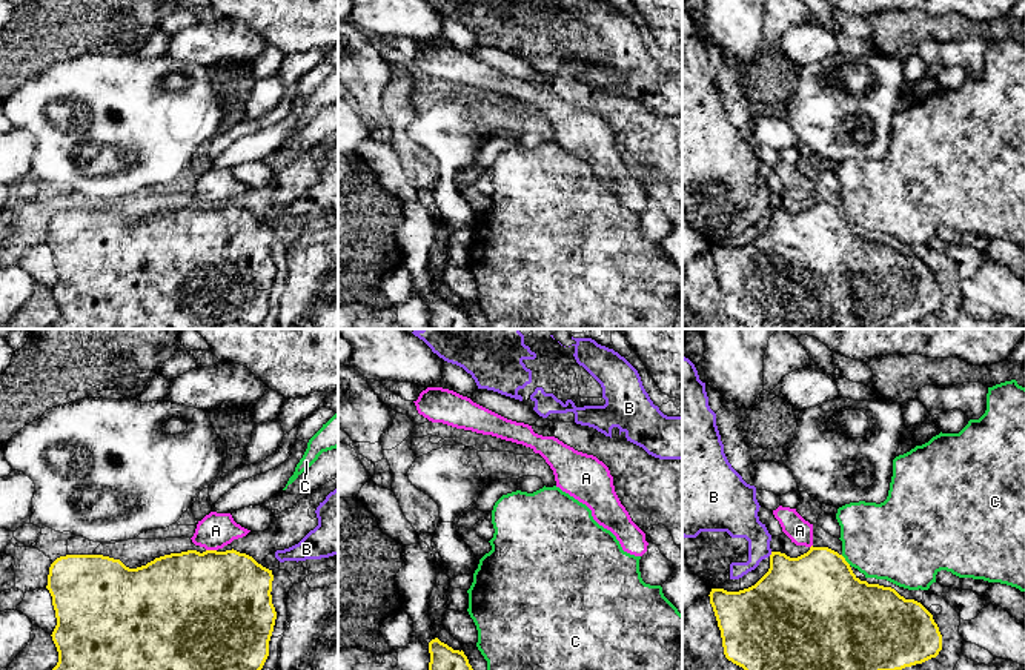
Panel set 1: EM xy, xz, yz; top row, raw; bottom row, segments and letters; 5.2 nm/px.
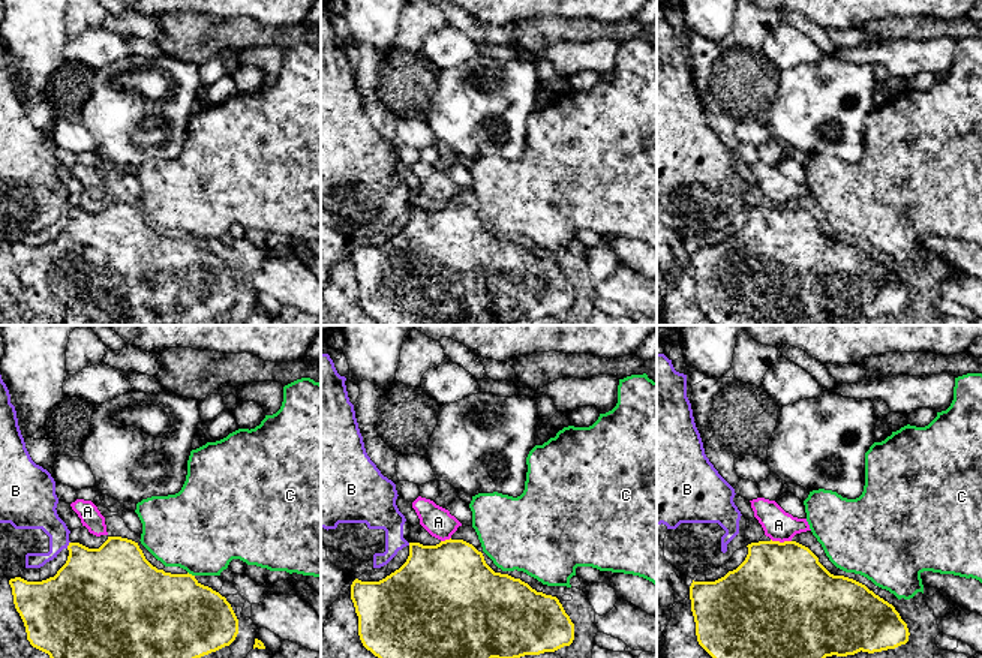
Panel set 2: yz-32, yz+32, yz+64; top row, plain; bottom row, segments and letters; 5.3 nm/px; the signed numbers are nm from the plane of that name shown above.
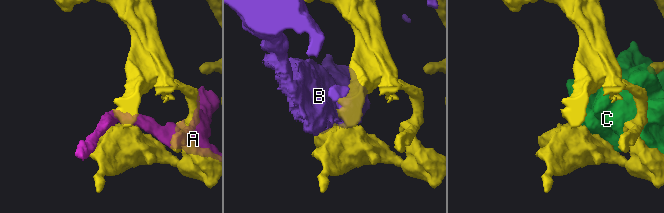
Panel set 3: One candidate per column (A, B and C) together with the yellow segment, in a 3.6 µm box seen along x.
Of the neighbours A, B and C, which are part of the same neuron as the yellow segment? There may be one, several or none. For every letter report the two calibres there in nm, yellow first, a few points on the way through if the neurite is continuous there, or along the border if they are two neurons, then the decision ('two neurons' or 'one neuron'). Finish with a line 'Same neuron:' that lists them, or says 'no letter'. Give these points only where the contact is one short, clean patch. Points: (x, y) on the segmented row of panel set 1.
A: calibres 500 and 190 nm; two neurons
B: calibres 380 and 190 nm; two neurons
C: calibres 480 and 400 nm; two neurons
Same neuron: no letter

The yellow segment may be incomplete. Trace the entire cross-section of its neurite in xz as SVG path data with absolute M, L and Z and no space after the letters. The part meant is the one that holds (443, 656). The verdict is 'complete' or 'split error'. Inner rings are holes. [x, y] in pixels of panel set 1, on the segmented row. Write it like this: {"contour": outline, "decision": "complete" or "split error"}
{"contour": "M438 638L429 642L429 653L429 670L473 670L463 650L453 650Z", "decision": "complete"}

